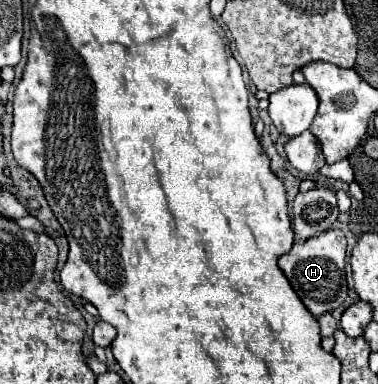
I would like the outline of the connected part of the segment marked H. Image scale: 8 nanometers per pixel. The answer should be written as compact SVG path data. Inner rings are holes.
M327 230L305 242L295 242L293 248L279 258L279 268L285 272L293 290L315 318L319 318L323 312L339 308L347 298L347 284L339 284L345 282L345 252L345 234L341 230Z

